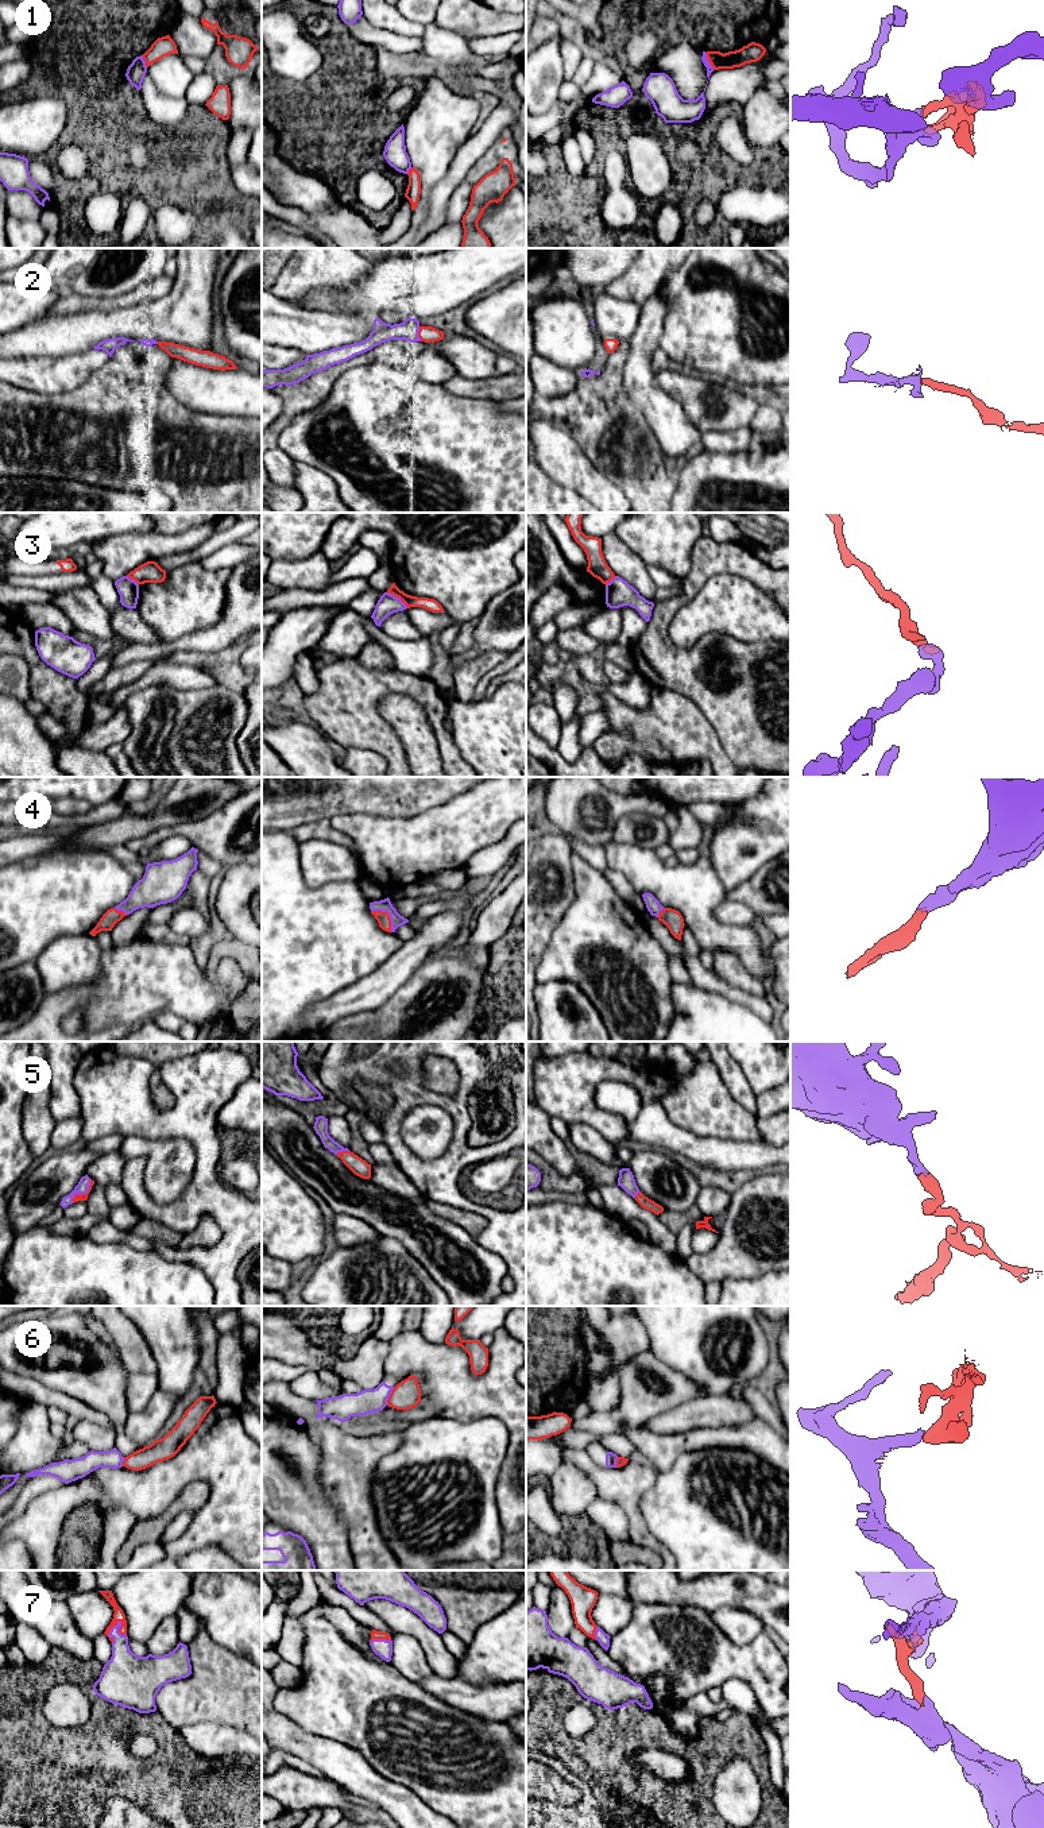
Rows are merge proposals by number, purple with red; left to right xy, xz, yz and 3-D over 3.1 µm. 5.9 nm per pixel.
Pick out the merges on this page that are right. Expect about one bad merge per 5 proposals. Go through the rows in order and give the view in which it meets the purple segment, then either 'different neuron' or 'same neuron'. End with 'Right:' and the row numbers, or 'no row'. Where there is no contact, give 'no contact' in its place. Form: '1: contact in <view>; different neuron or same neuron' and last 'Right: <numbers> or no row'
1: contact in yz; different neuron
2: contact in xz; same neuron
3: contact in xz; different neuron
4: contact in xz; same neuron
5: contact in xy; same neuron
6: contact in xz; different neuron
7: contact in xy; same neuron
Right: 2, 4, 5, 7

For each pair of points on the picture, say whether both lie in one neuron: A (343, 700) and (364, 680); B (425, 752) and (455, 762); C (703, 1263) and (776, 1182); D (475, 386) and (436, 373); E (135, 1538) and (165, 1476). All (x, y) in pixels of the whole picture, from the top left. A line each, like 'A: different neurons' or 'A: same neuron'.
A: same neuron
B: different neurons
C: same neuron
D: different neurons
E: different neurons

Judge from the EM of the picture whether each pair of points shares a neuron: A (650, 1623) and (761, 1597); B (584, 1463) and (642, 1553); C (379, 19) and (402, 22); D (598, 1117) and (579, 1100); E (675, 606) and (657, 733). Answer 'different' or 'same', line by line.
A: different
B: different
C: same
D: same
E: different

